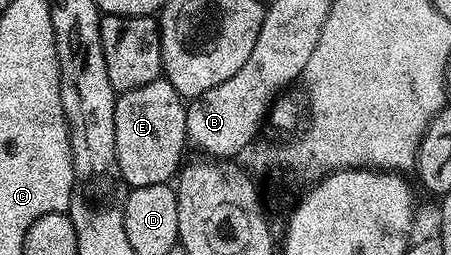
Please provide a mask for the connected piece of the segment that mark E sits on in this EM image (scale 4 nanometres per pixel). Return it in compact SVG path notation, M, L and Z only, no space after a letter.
M158 79L151 83L143 83L143 87L135 87L131 91L120 94L115 103L115 155L119 159L119 171L123 175L129 189L151 187L152 185L168 185L178 176L182 168L181 156L187 150L187 105L171 87L171 83Z

